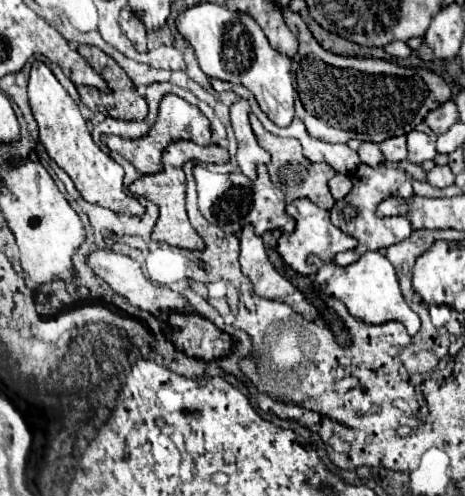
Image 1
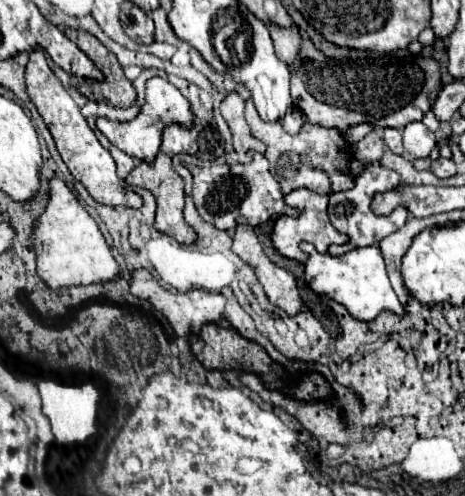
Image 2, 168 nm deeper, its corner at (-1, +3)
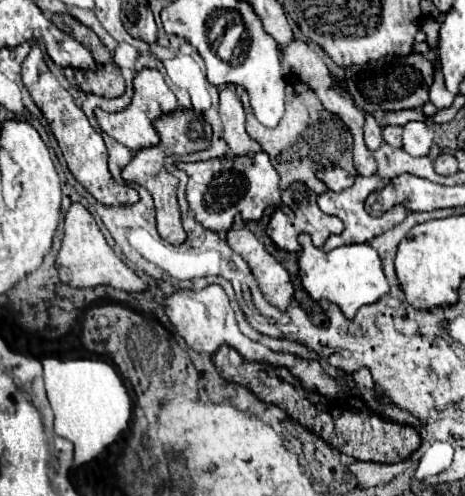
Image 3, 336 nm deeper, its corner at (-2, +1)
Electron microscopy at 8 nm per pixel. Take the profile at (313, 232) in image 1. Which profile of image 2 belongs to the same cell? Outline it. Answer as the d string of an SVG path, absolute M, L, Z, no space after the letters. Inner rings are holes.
M294 189L292 193L288 193L288 195L284 197L284 201L286 201L286 205L290 205L290 207L294 207L294 209L298 211L298 217L282 215L282 217L276 221L276 225L274 225L274 231L272 231L270 237L272 237L274 247L276 247L282 255L304 263L304 261L302 261L302 259L304 259L304 253L302 253L300 247L298 247L300 241L310 241L310 243L316 247L316 251L320 251L320 253L326 253L328 245L332 245L332 243L346 243L346 241L348 241L348 237L342 235L340 231L336 231L336 229L332 227L330 219L328 219L328 213L326 213L328 197L326 197L326 195L318 195L318 193L310 191L310 189Z

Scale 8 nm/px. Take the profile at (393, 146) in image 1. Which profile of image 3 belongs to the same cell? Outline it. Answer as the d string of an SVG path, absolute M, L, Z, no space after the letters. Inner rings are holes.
M385 127L383 129L383 139L391 145L391 147L401 147L401 133L403 133L403 127Z

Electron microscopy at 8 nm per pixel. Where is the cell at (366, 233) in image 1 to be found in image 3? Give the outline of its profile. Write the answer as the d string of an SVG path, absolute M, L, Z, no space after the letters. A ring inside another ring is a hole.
M357 175L353 187L345 189L345 191L341 191L341 193L331 193L331 191L327 191L327 193L319 195L319 209L321 209L323 213L327 213L327 215L339 217L339 219L345 223L345 231L343 231L341 235L331 235L331 237L327 239L327 243L323 245L325 251L337 249L337 247L341 247L341 245L351 245L351 243L369 243L371 239L383 235L385 231L389 231L391 227L399 225L399 223L405 219L407 213L405 213L405 207L401 207L401 205L389 209L389 213L385 213L383 217L371 217L371 215L365 211L365 199L367 199L367 195L369 195L371 191L383 189L385 185L387 185L385 179L381 179L379 175L371 175L371 177L359 177L359 175Z

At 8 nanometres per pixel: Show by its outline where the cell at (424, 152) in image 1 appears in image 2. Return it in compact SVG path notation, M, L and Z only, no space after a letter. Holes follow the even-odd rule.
M422 121L408 123L402 129L402 133L404 133L404 149L410 159L428 157L432 147L436 145L436 135Z

